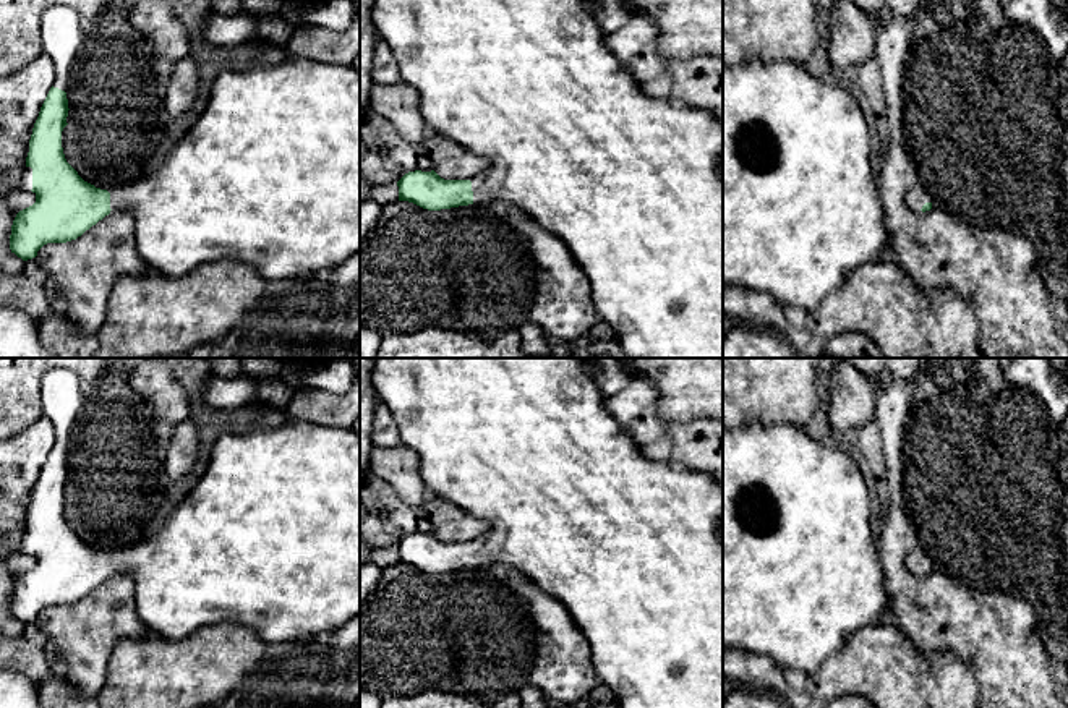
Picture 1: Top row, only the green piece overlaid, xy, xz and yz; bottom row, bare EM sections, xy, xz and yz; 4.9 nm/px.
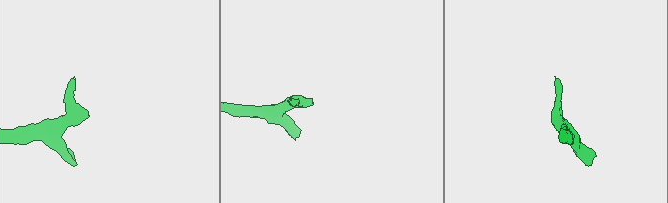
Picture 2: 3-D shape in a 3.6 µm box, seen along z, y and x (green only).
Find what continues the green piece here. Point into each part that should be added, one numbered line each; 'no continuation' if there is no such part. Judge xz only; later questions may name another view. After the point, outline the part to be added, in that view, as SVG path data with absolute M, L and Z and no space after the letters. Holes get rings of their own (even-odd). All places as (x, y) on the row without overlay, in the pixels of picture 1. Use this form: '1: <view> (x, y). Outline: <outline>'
1: xz (632, 548). Outline: M373 358L373 386L381 400L391 412L402 446L412 449L420 457L420 473L428 491L446 497L473 517L489 522L489 531L472 543L473 565L485 567L504 564L520 570L541 591L557 599L572 616L577 627L587 637L592 648L593 667L601 684L611 689L621 708L723 708L723 486L708 473L676 467L669 462L648 460L637 444L616 421L604 407L604 397L596 384L595 373L587 358Z

